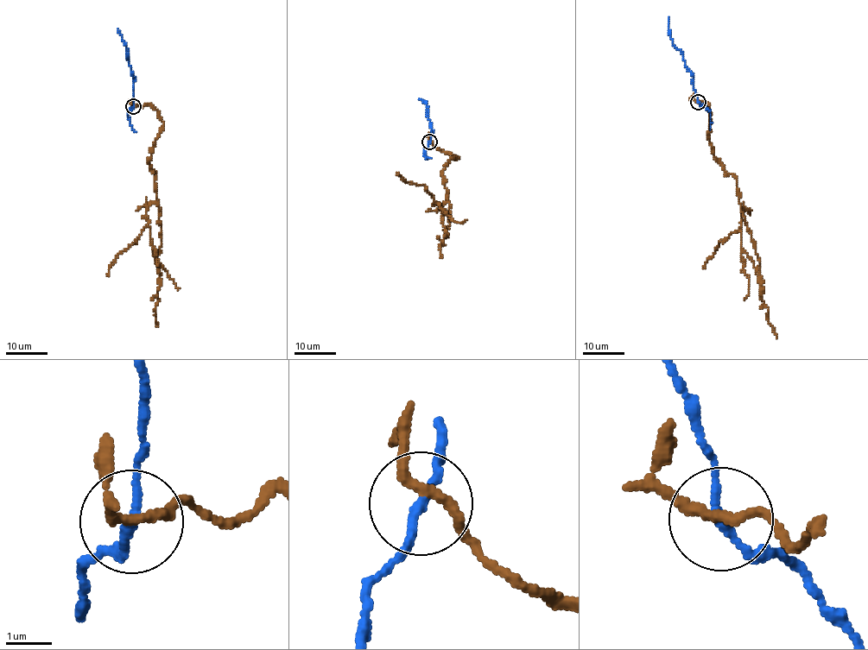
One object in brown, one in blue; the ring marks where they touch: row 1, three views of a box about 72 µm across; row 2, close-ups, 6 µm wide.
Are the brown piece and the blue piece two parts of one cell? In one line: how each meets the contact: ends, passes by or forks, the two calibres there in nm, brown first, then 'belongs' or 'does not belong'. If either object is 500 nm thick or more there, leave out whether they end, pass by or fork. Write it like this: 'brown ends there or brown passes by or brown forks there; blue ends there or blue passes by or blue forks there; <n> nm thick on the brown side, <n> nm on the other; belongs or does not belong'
brown passes by; blue passes by; 200 nm thick on the brown side, 170 nm on the other; does not belong

